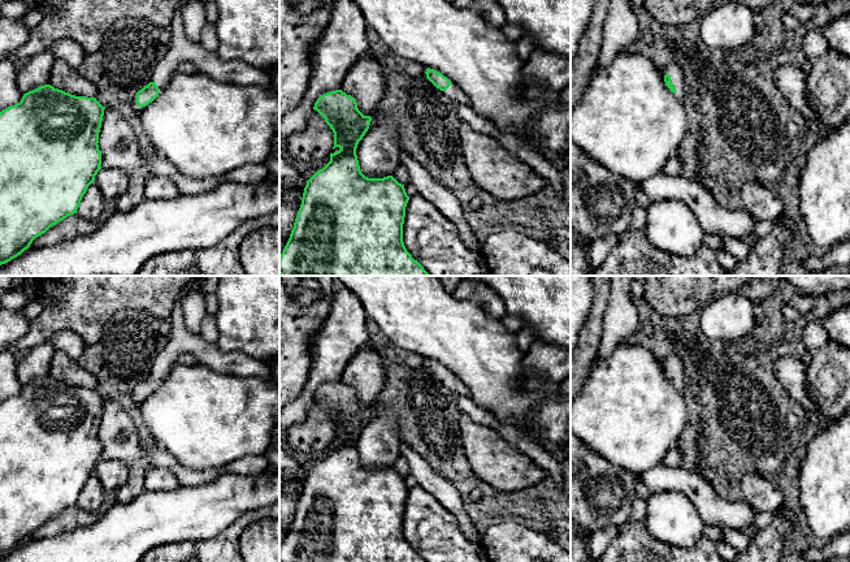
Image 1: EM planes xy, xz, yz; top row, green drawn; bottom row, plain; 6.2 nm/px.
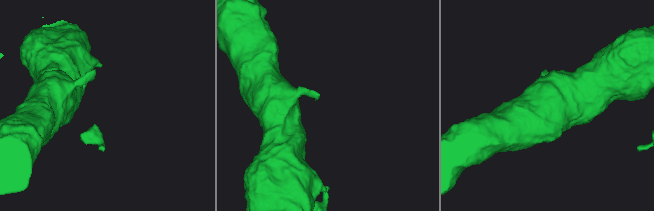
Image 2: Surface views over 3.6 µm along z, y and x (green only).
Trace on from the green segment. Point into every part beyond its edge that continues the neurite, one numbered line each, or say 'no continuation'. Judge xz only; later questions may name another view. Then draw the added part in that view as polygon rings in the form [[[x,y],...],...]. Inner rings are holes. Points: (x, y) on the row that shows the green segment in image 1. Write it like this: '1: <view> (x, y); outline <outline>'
1: xz (452, 91); outline [[[455,83],[450,85],[446,90],[446,95],[456,100],[459,104],[469,104],[468,96]]]

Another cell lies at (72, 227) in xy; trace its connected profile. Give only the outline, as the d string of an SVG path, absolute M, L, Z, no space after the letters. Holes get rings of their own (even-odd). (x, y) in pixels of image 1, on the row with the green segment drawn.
M74 213L51 226L44 234L36 237L29 248L55 246L79 235L87 235L97 226L99 221L86 220Z

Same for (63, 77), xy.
M55 59L49 85L75 96L96 98L97 94L97 88L92 82L84 79L61 59Z

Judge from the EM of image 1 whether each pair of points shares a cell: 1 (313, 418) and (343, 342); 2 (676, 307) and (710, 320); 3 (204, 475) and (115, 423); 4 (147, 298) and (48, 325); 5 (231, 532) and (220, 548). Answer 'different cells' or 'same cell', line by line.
1: different cells
2: different cells
3: same cell
4: same cell
5: same cell

